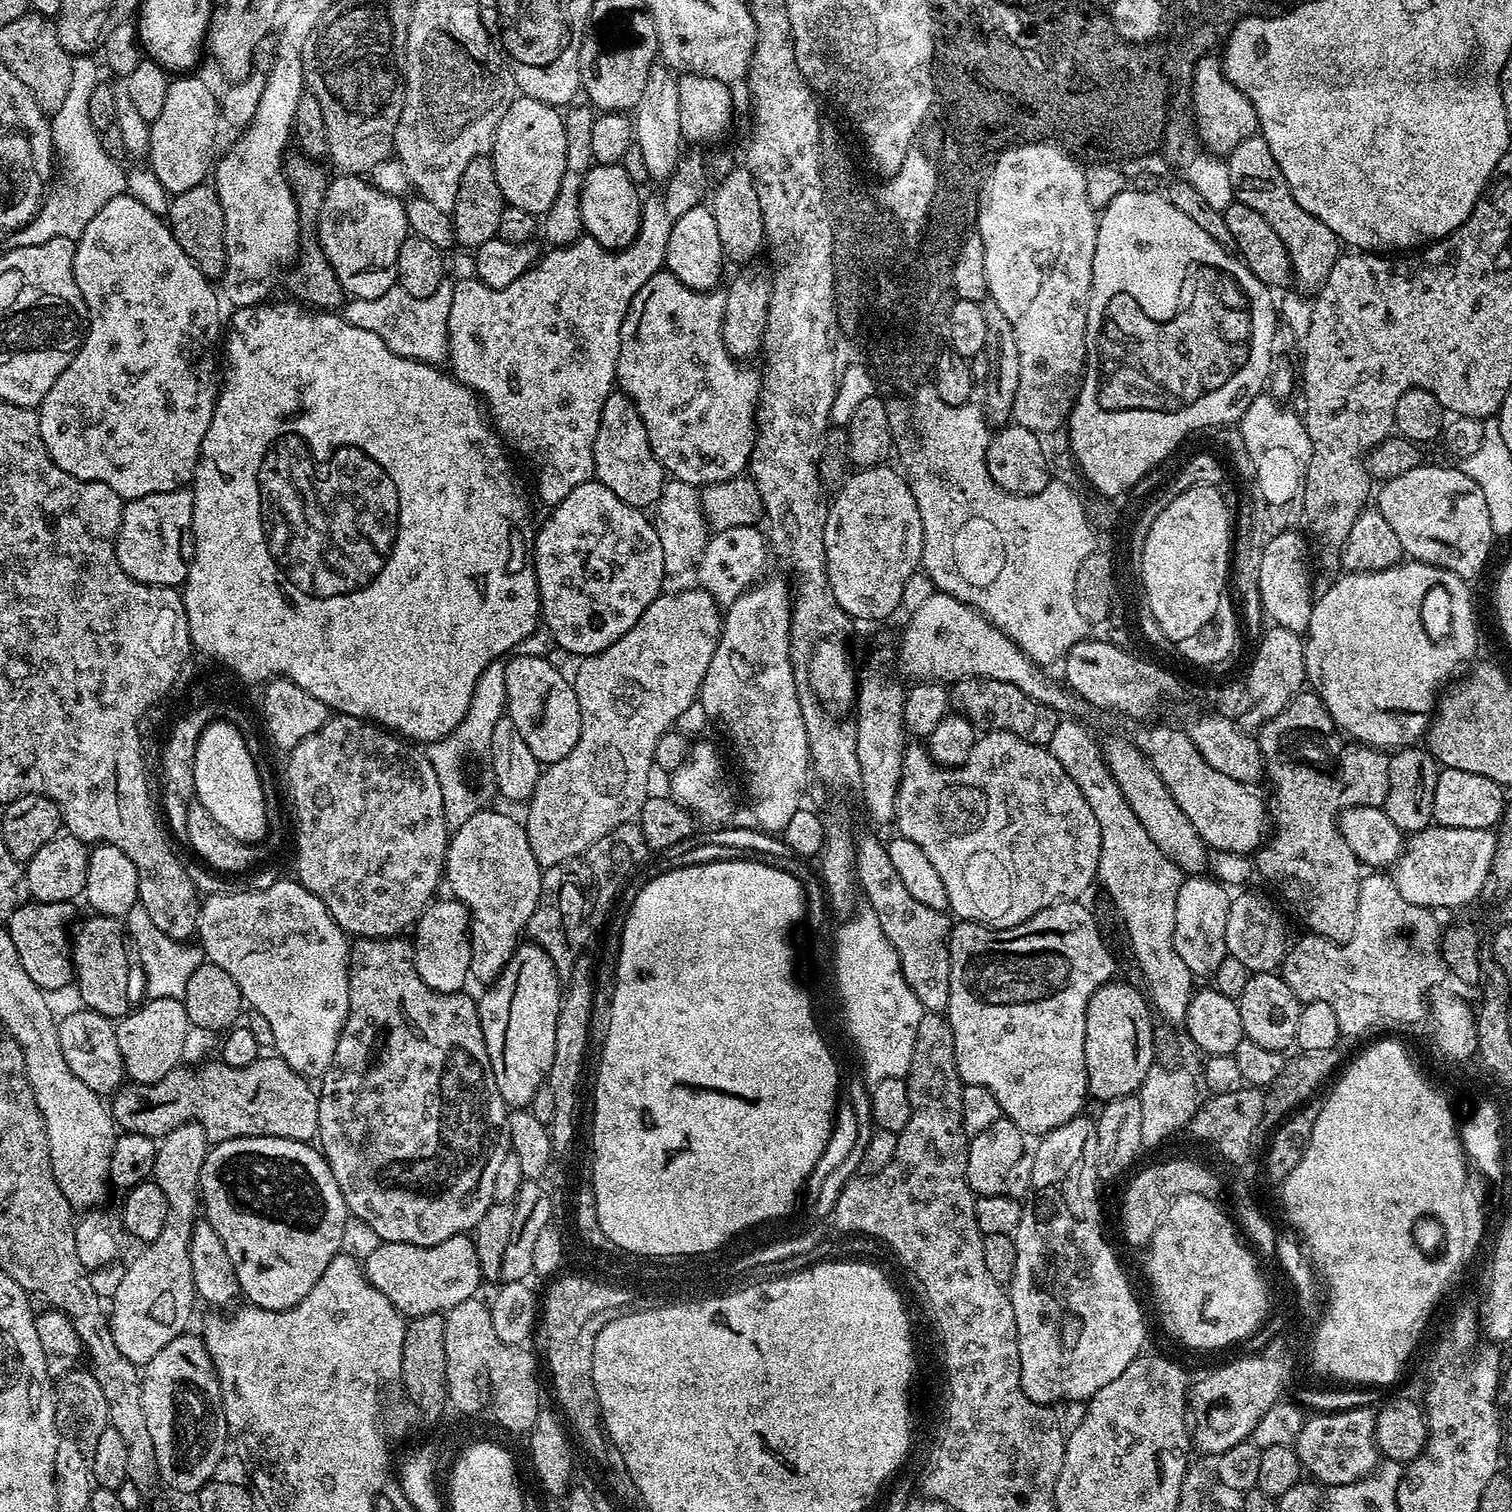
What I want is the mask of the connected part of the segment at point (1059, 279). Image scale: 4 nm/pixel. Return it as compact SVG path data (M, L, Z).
M1023 148L1020 151L1010 152L1000 161L995 175L992 175L990 186L983 197L983 213L980 215L977 230L982 238L982 250L984 251L984 269L986 270L986 282L988 283L988 296L998 307L1002 314L1014 326L1014 334L1018 338L1018 388L1014 394L1014 406L1012 407L1012 420L1015 423L1026 426L1026 430L1039 432L1041 429L1053 429L1066 424L1072 415L1072 405L1076 403L1076 396L1080 392L1080 385L1088 351L1086 350L1086 314L1088 313L1088 299L1090 298L1090 286L1092 285L1092 267L1094 266L1094 250L1096 249L1096 233L1092 230L1092 216L1089 215L1088 204L1084 200L1084 181L1081 174L1069 163L1069 159L1060 155L1059 151L1051 148Z

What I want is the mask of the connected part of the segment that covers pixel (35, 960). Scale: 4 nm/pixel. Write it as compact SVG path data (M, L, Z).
M69 901L41 904L29 902L18 906L6 921L10 938L14 938L14 950L22 958L22 967L39 988L64 988L74 980L72 953L70 951L70 926L72 907Z

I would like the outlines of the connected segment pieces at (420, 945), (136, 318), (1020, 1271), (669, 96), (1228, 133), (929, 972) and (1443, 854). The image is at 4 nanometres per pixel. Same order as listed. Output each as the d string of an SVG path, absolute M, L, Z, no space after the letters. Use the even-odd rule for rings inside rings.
M455 898L437 899L428 905L414 925L414 959L416 969L435 992L458 992L470 980L470 954L472 953L472 933L468 908Z
M123 194L111 198L90 219L89 224L79 239L75 241L74 282L78 282L78 290L88 307L86 331L82 346L72 355L70 366L58 374L58 382L50 386L50 394L41 402L38 415L40 417L40 433L46 446L48 456L66 474L74 474L79 480L93 480L110 486L125 501L142 498L146 494L173 492L175 488L185 487L196 474L196 463L200 460L202 438L206 438L206 430L210 430L210 418L214 414L214 406L218 395L218 380L212 377L216 368L216 339L221 339L220 302L217 289L212 289L213 281L194 266L194 262L178 246L174 234L168 229L167 223L161 217L151 213L140 202L130 195Z
M1088 1114L1070 1118L1070 1122L1062 1122L1062 1126L1045 1132L1037 1144L1040 1145L1032 1156L1032 1205L1021 1211L1014 1233L1016 1265L1010 1273L1012 1288L1010 1284L1007 1293L1014 1306L1022 1390L1035 1404L1056 1406L1059 1400L1088 1401L1141 1355L1144 1312L1100 1225L1100 1204L1096 1201L1098 1134L1095 1119Z
M654 66L650 70L646 90L642 90L642 98L634 110L634 144L642 154L649 181L667 182L675 174L682 159L679 94L677 77L667 67Z
M1219 55L1203 57L1196 68L1196 106L1191 109L1197 141L1213 157L1224 158L1238 146L1238 142L1257 131L1256 111L1241 92L1224 76Z
M868 836L856 845L856 881L859 891L866 899L867 907L877 915L882 933L893 944L901 963L910 990L930 1012L943 1013L950 1002L950 954L948 953L948 934L953 921L947 911L939 912L930 906L922 906L918 898L906 890L894 864L890 862L885 841Z
M1431 824L1407 839L1405 852L1391 867L1390 878L1411 905L1441 910L1468 904L1479 897L1490 874L1496 838L1493 829L1469 830Z

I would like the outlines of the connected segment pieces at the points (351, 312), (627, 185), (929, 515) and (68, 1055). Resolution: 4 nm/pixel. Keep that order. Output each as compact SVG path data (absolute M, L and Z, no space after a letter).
M445 282L430 294L430 298L414 298L414 294L406 294L402 287L386 290L382 298L352 298L343 305L342 315L354 326L362 326L362 330L370 330L370 334L378 334L382 342L394 354L402 358L417 360L423 364L443 365L448 359L448 319L452 302L453 285Z
M623 163L598 164L584 175L580 191L580 213L584 223L584 232L595 238L603 248L624 248L635 240L640 229L642 195L637 181L626 174Z
M925 390L919 396L915 407L914 422L920 427L921 434L913 435L905 431L905 440L895 444L895 451L900 452L900 460L903 471L911 474L915 481L916 496L920 501L920 517L922 518L922 530L924 531L924 559L922 561L923 571L928 571L932 579L932 588L938 592L945 592L954 598L958 598L963 604L971 604L973 608L979 608L997 628L1003 628L1017 646L1028 656L1036 652L1036 644L1072 644L1076 637L1084 633L1084 622L1077 615L1075 605L1072 602L1072 577L1075 575L1076 565L1080 563L1081 556L1084 556L1092 544L1088 528L1085 527L1084 518L1080 514L1080 508L1076 500L1072 499L1069 492L1064 488L1053 487L1042 490L1033 496L1016 496L1012 492L1002 490L990 478L990 470L986 466L986 450L990 439L990 425L984 419L984 409L979 403L969 402L962 406L950 406L942 402L942 398L936 399L933 391Z
M81 1011L72 1012L65 1020L59 1021L62 1058L66 1058L66 1066L70 1066L70 1070L90 1086L90 1090L101 1094L115 1093L126 1080L122 1054L118 1050L116 1024L100 1013Z

